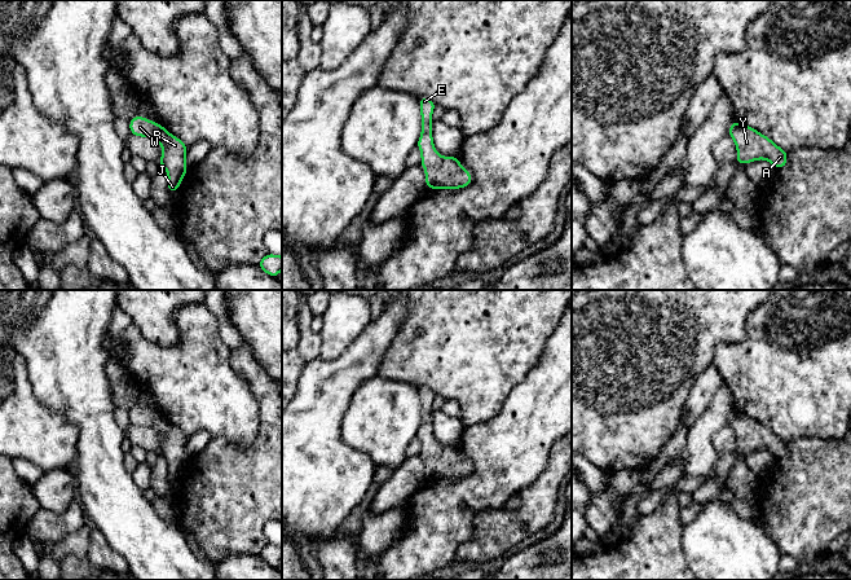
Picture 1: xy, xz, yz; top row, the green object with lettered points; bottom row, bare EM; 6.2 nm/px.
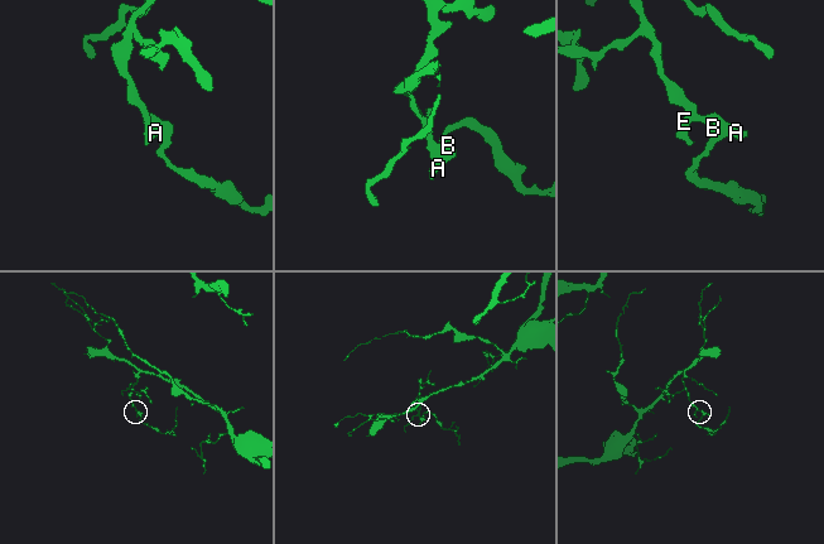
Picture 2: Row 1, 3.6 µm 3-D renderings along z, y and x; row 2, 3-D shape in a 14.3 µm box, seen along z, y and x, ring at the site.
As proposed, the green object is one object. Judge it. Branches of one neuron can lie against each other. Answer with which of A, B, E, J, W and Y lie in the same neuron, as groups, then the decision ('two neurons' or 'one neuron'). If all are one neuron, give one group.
A B E J W Y; one neuron

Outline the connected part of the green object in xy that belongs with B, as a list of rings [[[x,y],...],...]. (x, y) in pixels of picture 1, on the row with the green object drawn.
[[[138,114],[129,120],[129,131],[135,136],[153,137],[163,148],[162,158],[156,163],[167,170],[167,186],[175,194],[188,171],[185,162],[188,146],[162,124],[156,124]]]

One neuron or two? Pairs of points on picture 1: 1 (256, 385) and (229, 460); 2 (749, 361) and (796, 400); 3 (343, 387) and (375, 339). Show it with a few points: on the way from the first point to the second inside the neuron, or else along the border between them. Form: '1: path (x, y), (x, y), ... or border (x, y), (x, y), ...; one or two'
1: path (268, 407), (268, 434), (251, 453); one
2: path (761, 372), (770, 374), (784, 389); one
3: path (343, 376), (366, 351); one

